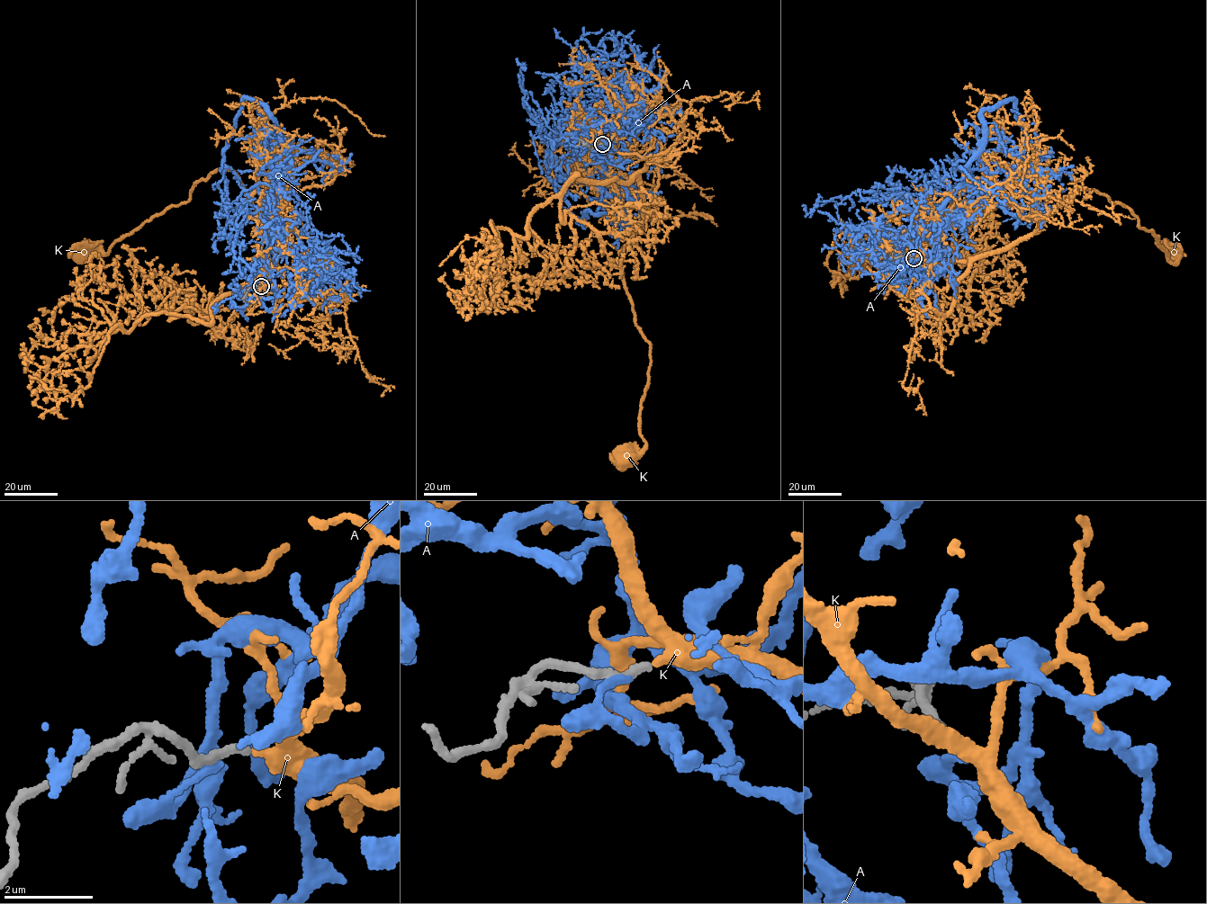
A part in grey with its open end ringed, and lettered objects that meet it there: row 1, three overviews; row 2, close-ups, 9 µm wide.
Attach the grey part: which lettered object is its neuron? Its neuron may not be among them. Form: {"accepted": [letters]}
{"accepted": ["K"]}

